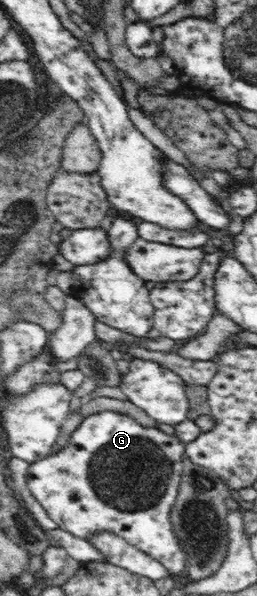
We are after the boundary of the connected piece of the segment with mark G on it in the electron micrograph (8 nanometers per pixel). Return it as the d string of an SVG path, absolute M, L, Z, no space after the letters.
M107 410L84 417L67 446L57 454L50 453L30 463L25 481L59 528L87 541L97 534L119 535L160 562L171 574L179 574L188 563L187 553L175 536L169 516L176 503L185 450L184 442L177 437L157 427L141 426L132 416Z

